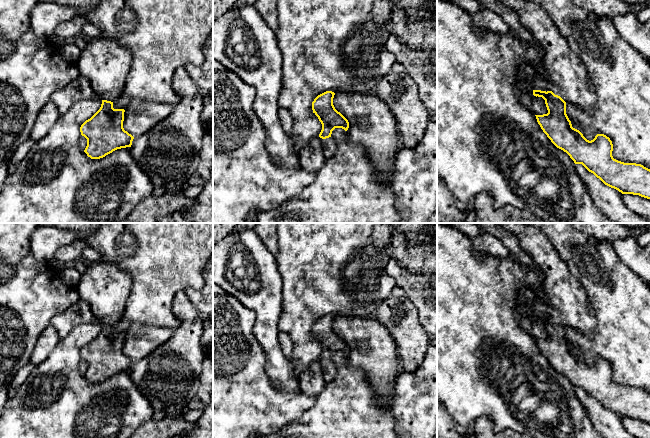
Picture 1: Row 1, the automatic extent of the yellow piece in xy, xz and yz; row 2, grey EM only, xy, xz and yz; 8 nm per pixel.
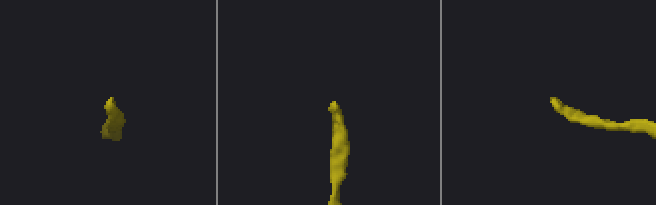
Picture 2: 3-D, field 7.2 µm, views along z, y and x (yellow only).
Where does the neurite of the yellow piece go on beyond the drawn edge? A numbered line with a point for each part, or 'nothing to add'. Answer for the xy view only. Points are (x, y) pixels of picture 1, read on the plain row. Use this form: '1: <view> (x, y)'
1: xy (104, 286)

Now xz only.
1: xz (329, 372)

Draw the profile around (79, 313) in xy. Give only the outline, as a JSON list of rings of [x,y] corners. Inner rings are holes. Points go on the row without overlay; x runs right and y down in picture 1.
[[[83,300],[71,305],[63,313],[55,315],[50,324],[56,329],[59,338],[65,338],[75,327],[96,321],[89,304]]]

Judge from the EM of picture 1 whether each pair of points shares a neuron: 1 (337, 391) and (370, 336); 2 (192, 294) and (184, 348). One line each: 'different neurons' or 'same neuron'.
1: different neurons
2: different neurons

